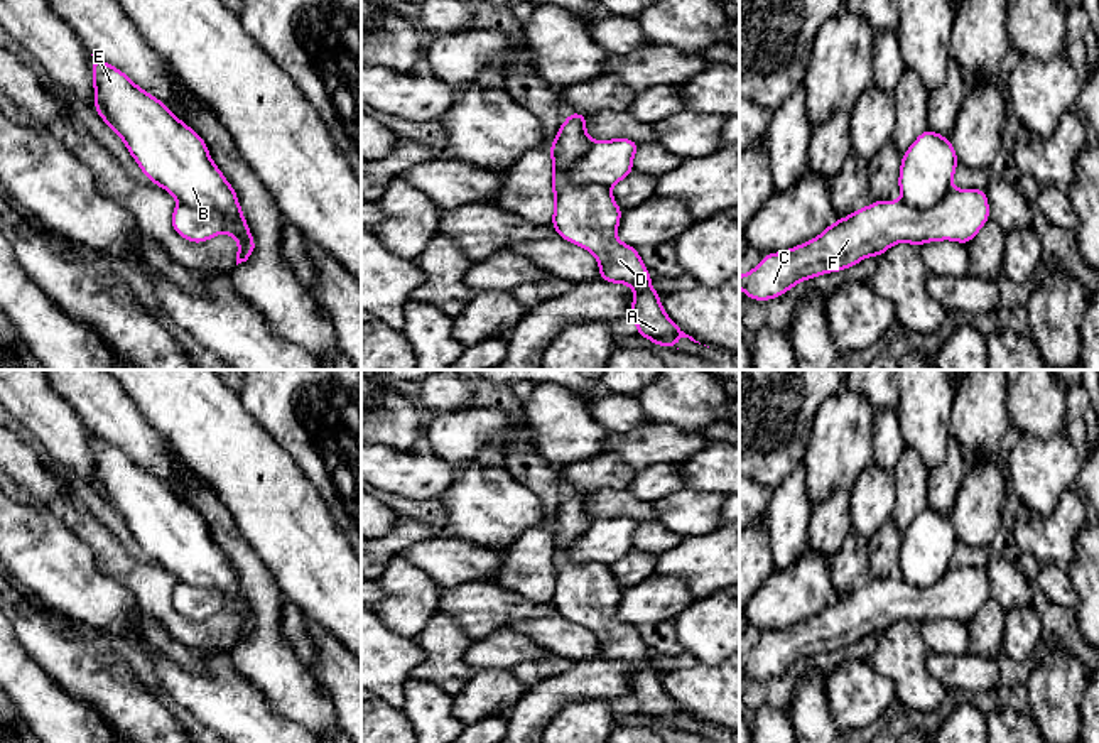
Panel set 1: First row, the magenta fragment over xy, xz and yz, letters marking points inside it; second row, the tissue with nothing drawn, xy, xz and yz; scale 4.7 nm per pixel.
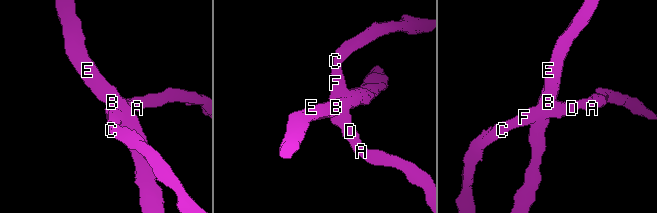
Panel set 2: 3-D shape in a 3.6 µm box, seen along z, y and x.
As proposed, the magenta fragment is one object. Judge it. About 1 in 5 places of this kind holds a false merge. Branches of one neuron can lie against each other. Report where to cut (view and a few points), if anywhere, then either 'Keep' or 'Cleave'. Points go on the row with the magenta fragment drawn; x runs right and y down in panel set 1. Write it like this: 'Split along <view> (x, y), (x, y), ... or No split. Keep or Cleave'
Split along xz (593, 141), (569, 176), (583, 184), (610, 188). Cleave

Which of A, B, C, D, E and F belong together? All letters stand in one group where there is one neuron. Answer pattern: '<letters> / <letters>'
A C D F / B E

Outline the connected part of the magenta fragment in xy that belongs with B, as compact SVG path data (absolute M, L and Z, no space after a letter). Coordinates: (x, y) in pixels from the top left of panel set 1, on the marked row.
M93 56L91 69L96 113L123 140L147 179L184 206L219 214L223 233L238 241L236 265L246 262L257 243L236 191L211 160L203 137L118 68Z

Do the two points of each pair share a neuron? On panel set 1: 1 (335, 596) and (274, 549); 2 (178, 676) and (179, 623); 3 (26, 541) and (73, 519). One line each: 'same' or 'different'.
1: same
2: different
3: different

